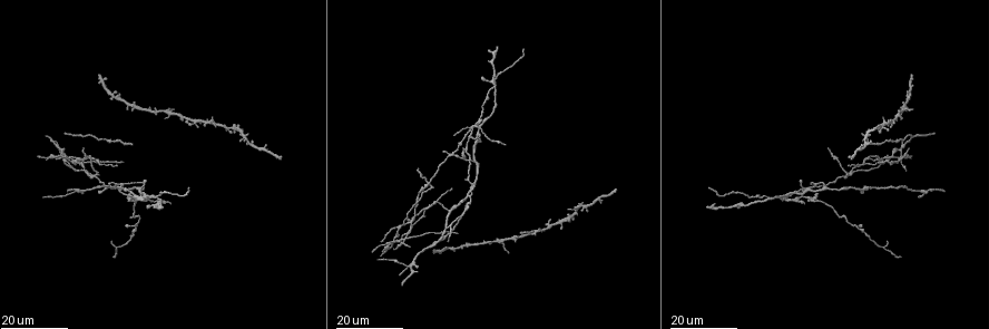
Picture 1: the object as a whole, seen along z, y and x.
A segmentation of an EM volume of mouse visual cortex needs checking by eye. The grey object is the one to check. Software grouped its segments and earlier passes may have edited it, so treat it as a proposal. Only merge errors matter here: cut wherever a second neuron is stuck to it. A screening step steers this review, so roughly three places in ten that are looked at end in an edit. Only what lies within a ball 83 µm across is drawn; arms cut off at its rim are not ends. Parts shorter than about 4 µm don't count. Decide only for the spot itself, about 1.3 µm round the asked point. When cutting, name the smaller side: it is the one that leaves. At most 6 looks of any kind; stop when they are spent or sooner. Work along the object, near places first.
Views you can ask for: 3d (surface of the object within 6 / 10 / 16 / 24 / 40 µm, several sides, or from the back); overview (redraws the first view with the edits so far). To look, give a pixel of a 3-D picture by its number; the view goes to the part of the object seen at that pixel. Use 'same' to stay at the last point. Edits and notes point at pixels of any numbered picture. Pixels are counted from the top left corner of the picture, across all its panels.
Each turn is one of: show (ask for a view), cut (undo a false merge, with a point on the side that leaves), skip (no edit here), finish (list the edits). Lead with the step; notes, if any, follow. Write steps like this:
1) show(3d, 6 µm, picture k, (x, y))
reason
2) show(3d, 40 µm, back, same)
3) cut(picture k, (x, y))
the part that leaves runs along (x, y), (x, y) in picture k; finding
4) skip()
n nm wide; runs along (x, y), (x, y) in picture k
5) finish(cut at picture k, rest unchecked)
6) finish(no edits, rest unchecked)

show(3d, 24 µm, picture 1, (872, 187))
three arms meet

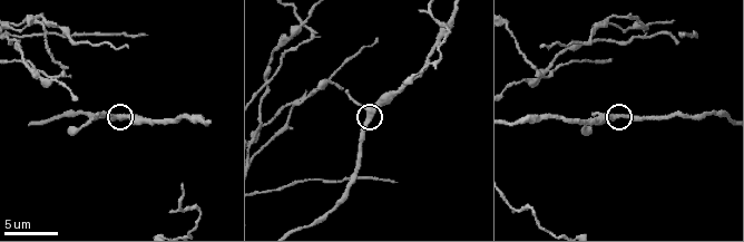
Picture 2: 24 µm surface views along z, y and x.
show(3d, 6 µm, picture 2, (119, 116))

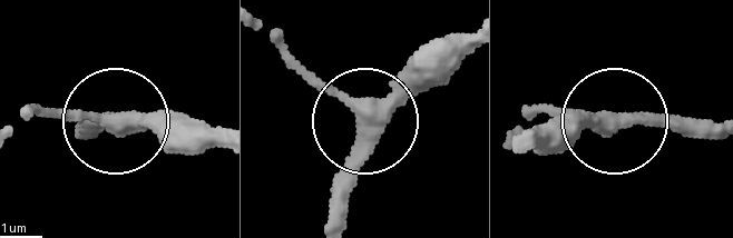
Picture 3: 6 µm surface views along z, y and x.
skip()
350 nm wide; runs along (466, 38), (370, 120), (349, 112), (277, 42) in picture 3; continuous, no second neuron

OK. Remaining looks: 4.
show(3d, 16 µm, picture 1, (823, 186))
small branch off a trunk

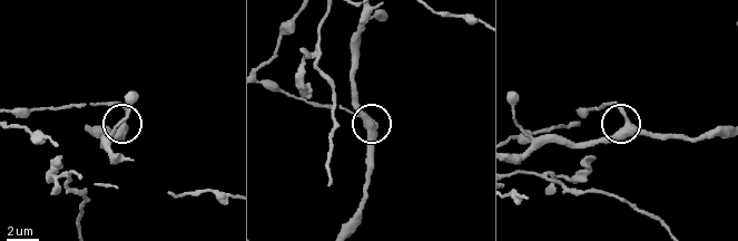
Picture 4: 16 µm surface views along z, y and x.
show(3d, 6 µm, picture 4, (626, 120))
zoom in

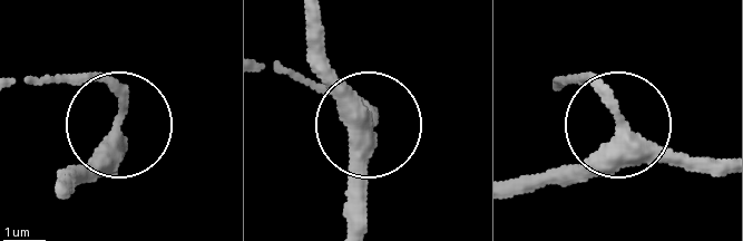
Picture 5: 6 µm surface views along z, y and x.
skip()
side arm 14 µm; runs along (60, 183), (124, 108), (103, 80), (64, 77) in picture 5; one neuron here

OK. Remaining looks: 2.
show(3d, 24 µm, picture 1, (473, 127))

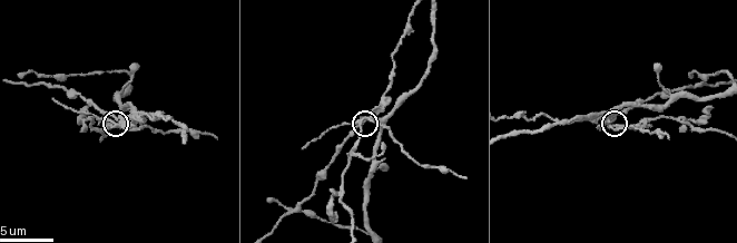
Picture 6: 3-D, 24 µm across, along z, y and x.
show(3d, 6 µm, picture 6, (360, 123))
closer look

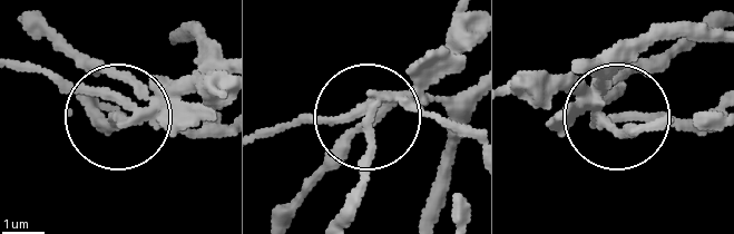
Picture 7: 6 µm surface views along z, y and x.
cut(picture 7, (103, 93))
260 nm wide; the part that leaves runs along (155, 100), (38, 22) in picture 7; a second neuron is stuck on

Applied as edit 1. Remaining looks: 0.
finish(cut at picture 7, rest unchecked)

